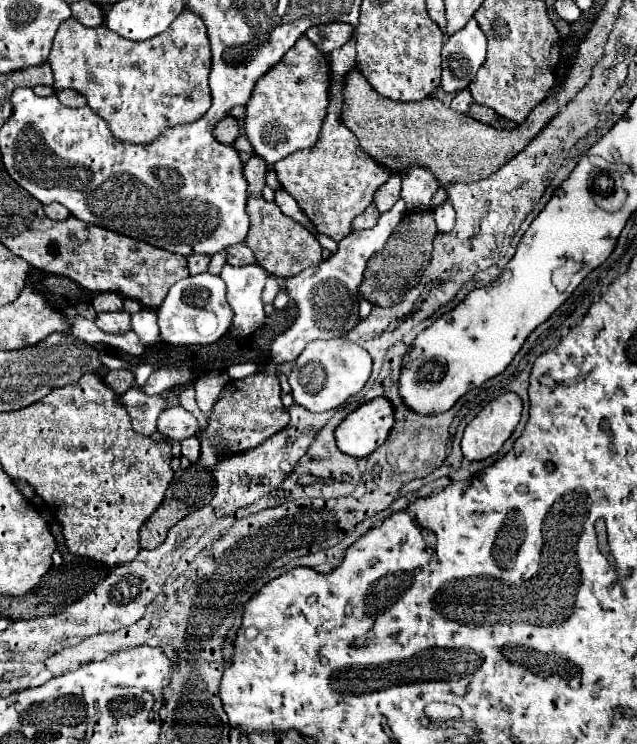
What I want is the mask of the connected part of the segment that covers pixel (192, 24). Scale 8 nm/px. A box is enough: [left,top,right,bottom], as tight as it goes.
[50,12,212,144]

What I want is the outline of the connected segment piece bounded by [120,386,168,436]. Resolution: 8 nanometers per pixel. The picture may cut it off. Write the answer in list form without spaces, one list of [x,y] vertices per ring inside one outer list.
[[[138,386],[122,394],[120,402],[126,406],[134,430],[144,436],[152,436],[158,430],[158,416],[168,408],[164,396],[146,396],[140,392]]]

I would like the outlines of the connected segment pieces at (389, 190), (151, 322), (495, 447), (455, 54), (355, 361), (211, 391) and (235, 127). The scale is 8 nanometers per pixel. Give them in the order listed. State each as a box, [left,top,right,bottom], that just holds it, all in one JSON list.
[[374,174,402,212],[132,310,160,346],[462,394,522,462],[442,18,486,90],[288,338,372,412],[194,372,228,412],[214,116,240,144]]

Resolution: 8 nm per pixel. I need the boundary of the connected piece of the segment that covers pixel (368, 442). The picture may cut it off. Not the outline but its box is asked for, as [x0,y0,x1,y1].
[336,396,394,458]

